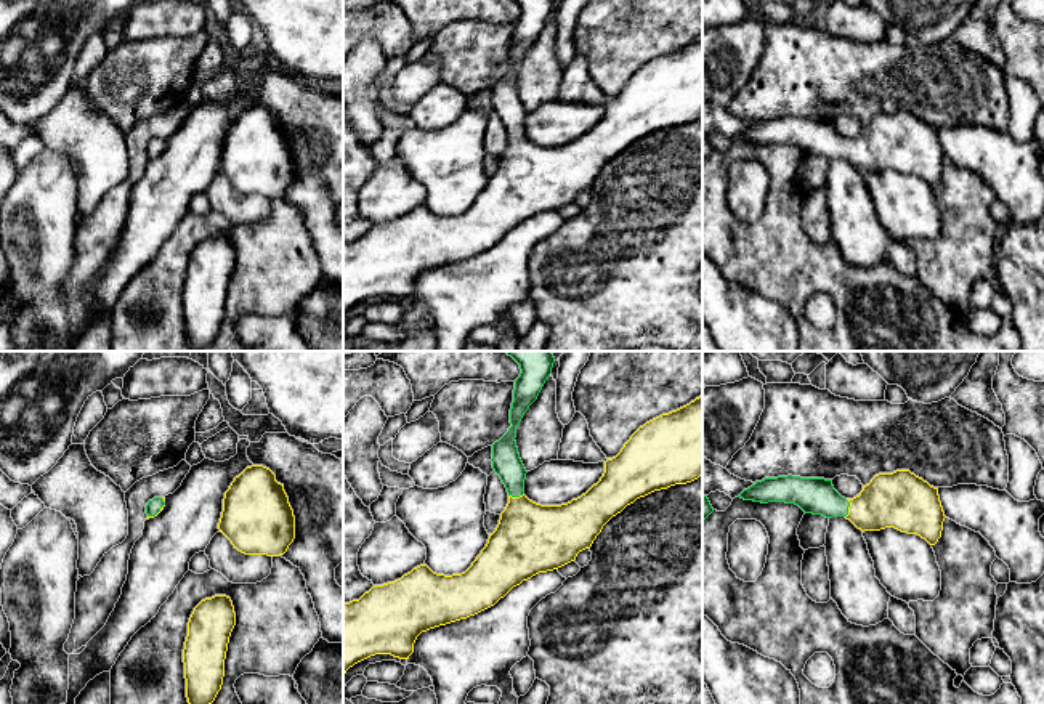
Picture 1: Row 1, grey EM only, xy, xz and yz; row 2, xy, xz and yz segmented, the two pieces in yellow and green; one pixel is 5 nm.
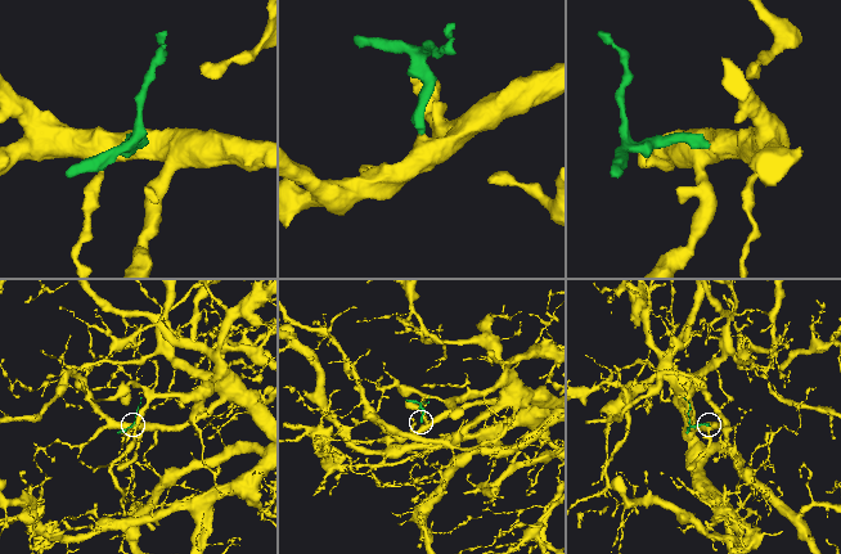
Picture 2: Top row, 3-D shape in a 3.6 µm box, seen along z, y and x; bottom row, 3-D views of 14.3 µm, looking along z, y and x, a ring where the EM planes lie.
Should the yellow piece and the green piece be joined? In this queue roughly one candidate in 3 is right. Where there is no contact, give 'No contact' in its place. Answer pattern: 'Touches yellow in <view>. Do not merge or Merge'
Touches yellow in yz. Merge

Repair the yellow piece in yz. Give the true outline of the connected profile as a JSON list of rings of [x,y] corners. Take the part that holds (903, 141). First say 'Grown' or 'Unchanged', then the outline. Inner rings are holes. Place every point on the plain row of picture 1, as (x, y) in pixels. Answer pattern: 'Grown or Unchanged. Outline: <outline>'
Grown. Outline: [[[909,111],[876,115],[853,140],[842,138],[832,120],[792,115],[755,122],[738,138],[762,144],[795,144],[805,154],[826,159],[845,157],[863,173],[895,168],[917,175],[930,186],[941,178],[946,159],[938,128]]]

